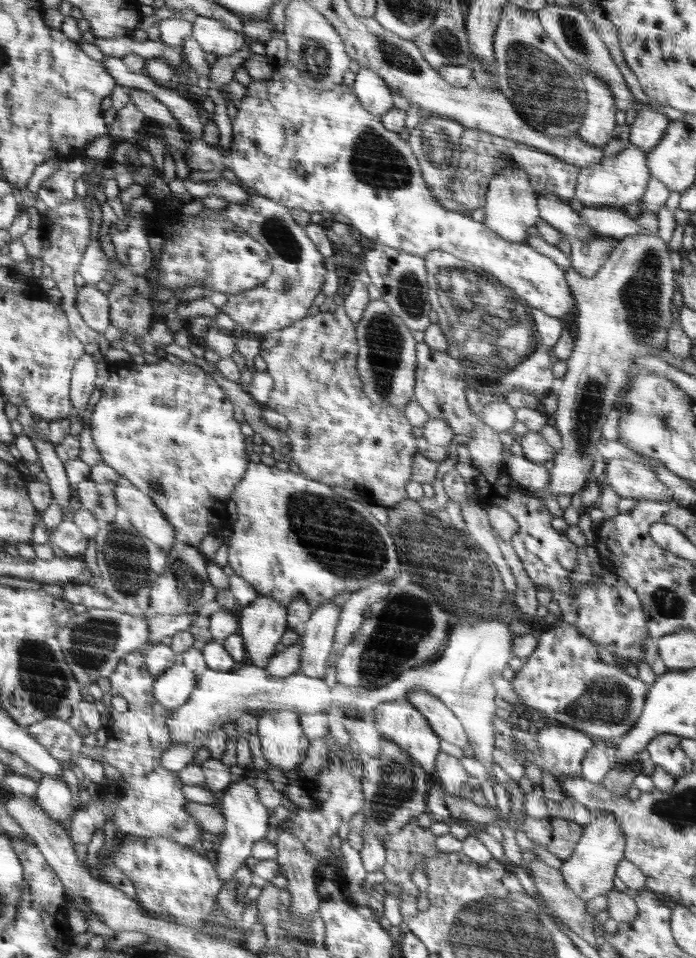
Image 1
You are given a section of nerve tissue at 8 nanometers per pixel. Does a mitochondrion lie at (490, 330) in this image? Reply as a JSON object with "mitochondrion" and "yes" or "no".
{"mitochondrion":"yes"}

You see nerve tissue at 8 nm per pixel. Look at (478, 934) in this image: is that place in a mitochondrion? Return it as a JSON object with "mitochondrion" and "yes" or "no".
{"mitochondrion":"yes"}

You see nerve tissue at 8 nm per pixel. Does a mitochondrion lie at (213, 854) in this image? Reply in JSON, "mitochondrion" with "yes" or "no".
{"mitochondrion":"no"}

